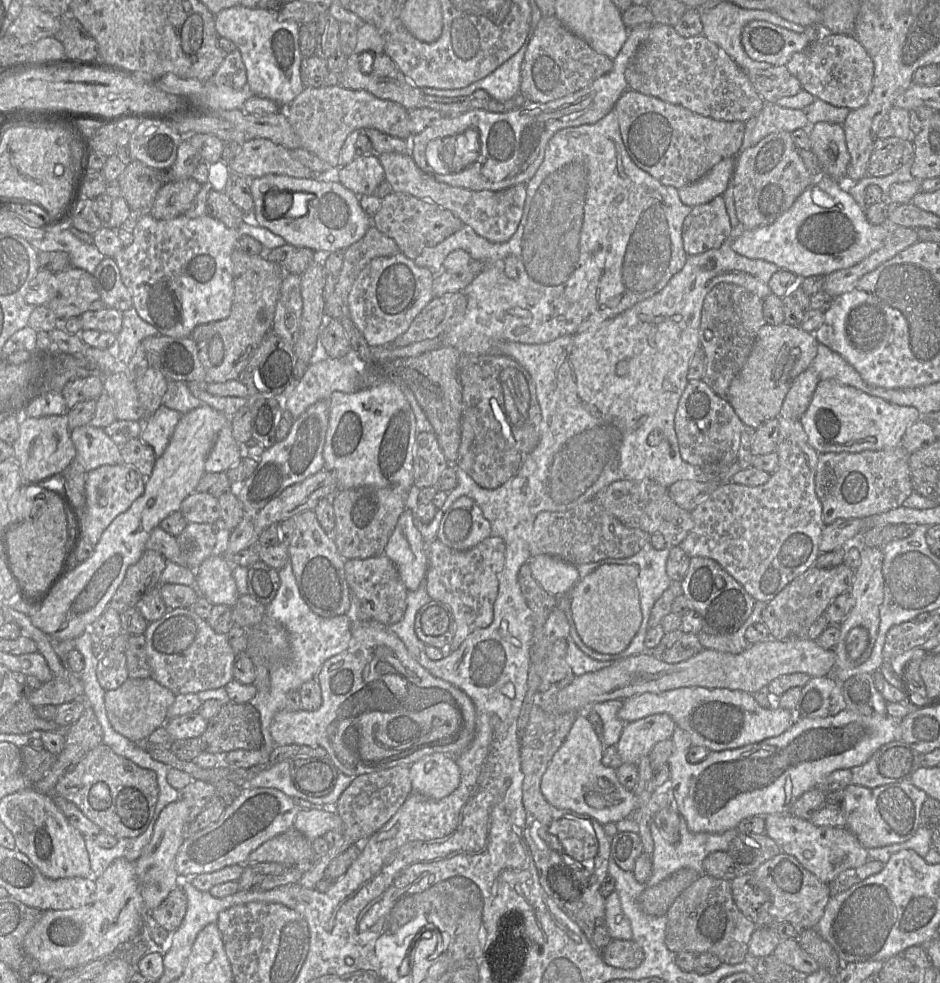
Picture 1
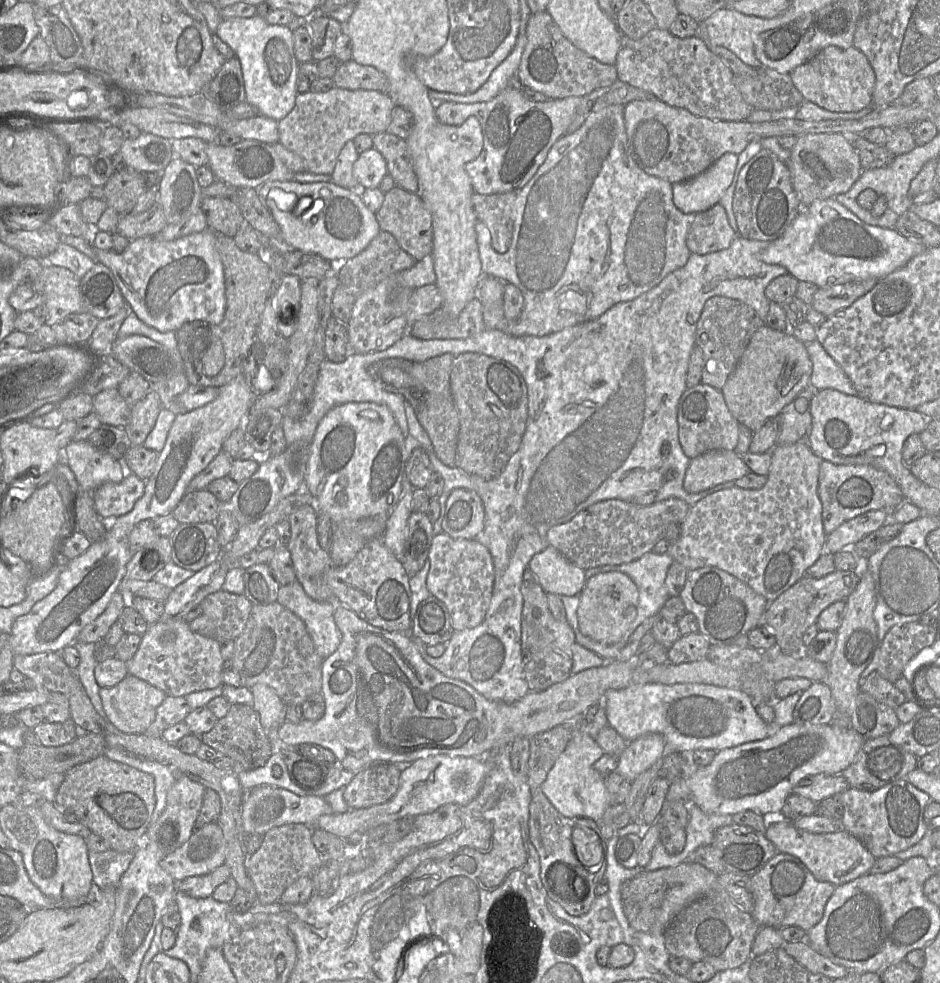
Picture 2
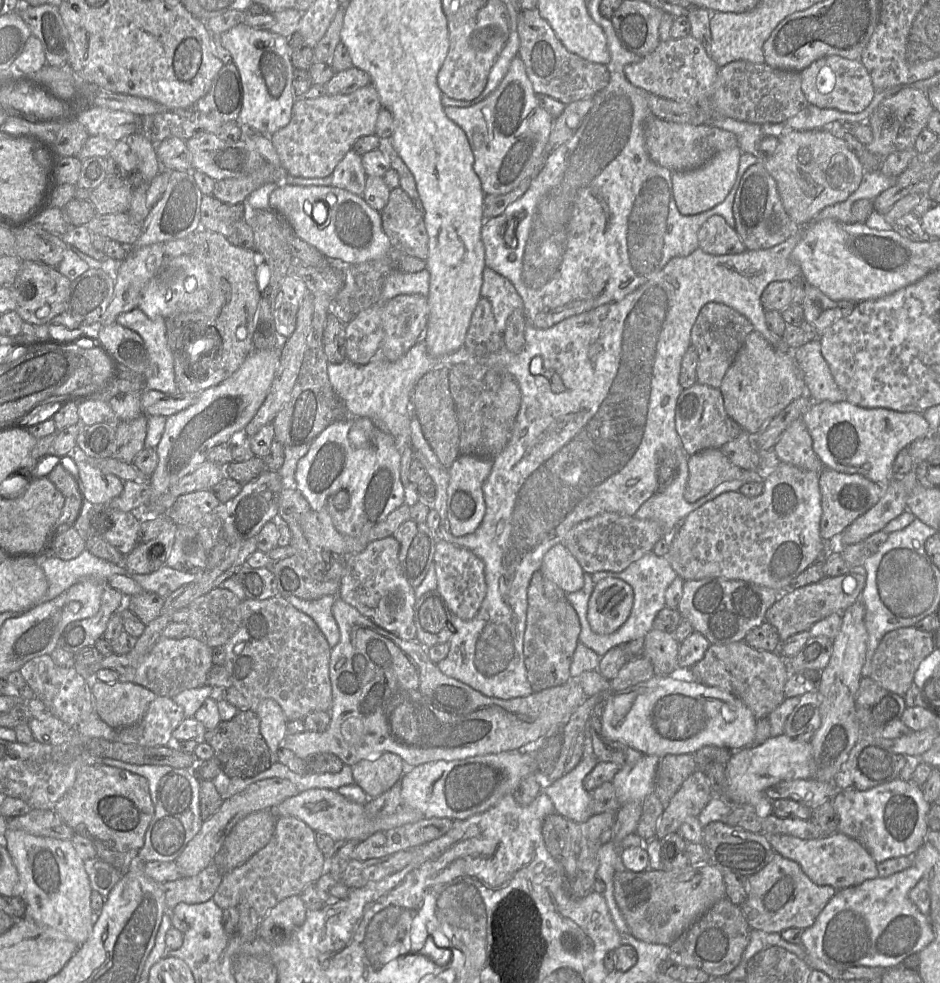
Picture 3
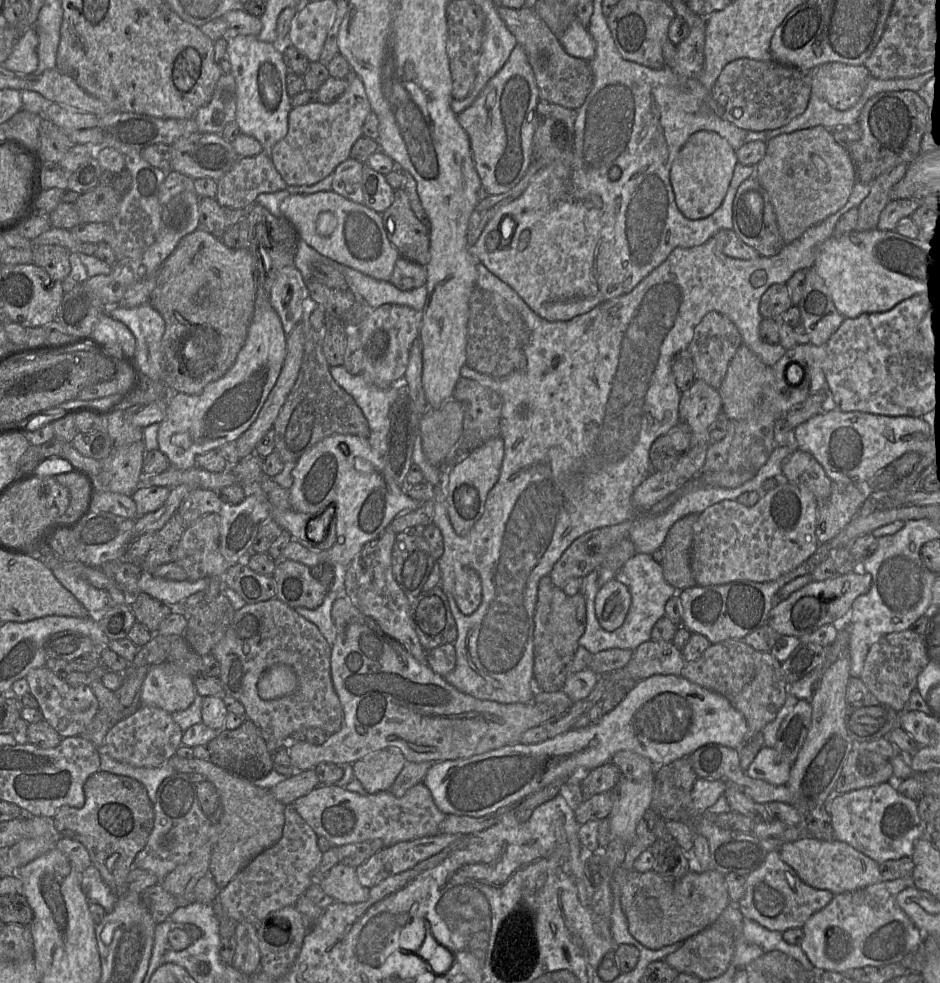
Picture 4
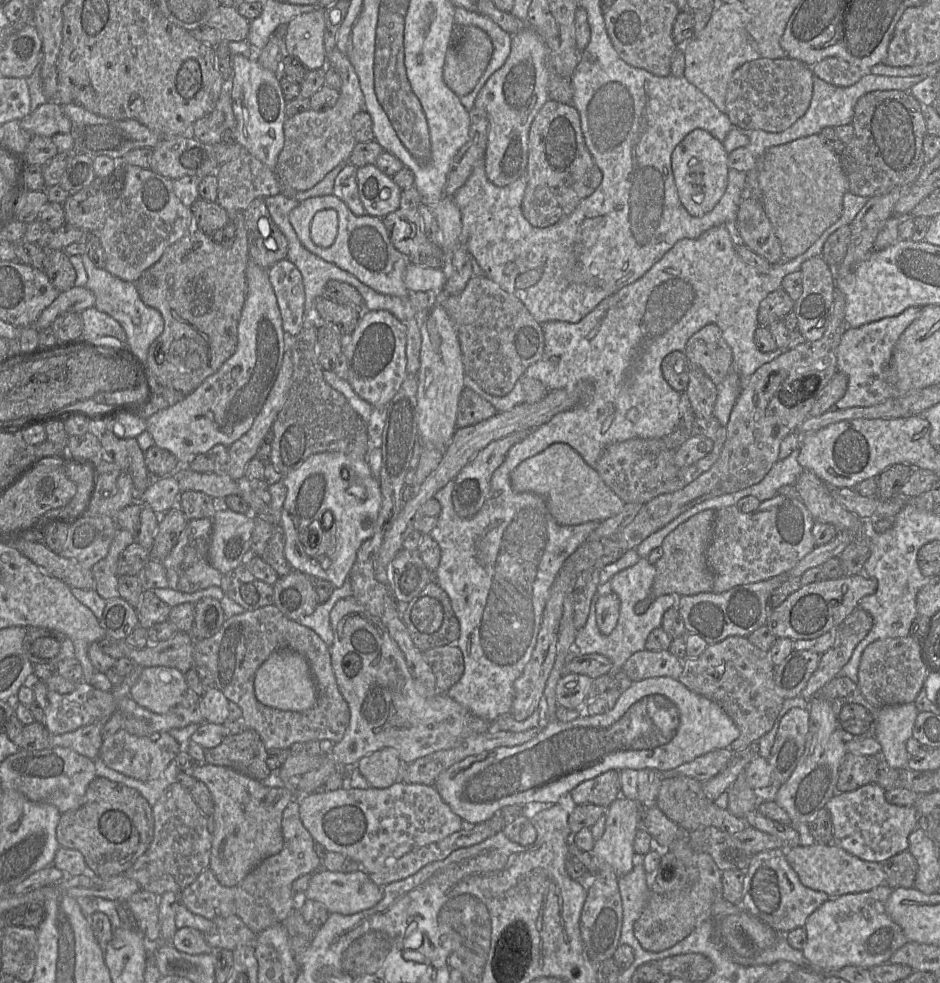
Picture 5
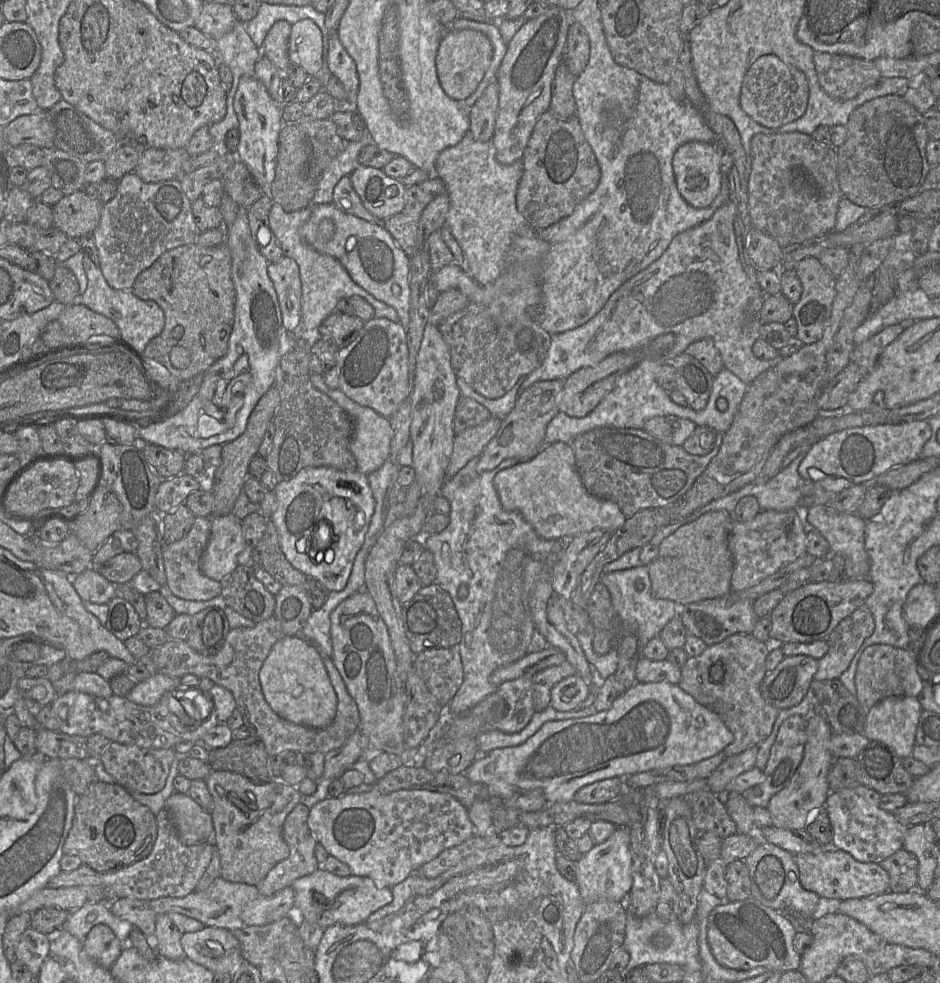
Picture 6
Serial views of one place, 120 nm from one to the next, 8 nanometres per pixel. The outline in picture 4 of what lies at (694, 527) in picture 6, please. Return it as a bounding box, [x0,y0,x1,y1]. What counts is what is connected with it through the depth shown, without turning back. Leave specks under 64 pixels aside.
[661,514,698,591]

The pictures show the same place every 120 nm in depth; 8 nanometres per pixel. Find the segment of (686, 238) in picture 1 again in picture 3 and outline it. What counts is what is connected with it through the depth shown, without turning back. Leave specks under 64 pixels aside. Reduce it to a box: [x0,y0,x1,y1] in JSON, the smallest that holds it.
[698,215,746,255]

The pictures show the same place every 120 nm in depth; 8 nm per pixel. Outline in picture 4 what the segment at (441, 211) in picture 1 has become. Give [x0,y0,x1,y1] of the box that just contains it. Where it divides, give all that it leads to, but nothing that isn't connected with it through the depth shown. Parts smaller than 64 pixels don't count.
[381,188,430,266]

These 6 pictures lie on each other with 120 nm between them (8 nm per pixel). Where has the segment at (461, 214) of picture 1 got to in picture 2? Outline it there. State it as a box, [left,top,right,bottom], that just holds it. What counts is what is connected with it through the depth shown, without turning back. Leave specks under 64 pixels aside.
[471,191,517,253]

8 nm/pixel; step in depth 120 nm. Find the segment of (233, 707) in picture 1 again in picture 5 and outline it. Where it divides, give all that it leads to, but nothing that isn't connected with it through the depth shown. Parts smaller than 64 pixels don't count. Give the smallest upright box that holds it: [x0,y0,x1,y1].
[205,728,271,780]

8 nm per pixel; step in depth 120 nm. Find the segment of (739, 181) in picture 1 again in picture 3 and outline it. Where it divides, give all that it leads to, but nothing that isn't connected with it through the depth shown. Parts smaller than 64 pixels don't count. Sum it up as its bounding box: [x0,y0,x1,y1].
[733,160,805,250]

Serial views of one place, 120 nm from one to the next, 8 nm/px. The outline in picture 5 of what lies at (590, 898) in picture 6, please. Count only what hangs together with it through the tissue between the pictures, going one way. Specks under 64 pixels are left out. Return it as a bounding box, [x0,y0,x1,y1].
[592,797,640,876]

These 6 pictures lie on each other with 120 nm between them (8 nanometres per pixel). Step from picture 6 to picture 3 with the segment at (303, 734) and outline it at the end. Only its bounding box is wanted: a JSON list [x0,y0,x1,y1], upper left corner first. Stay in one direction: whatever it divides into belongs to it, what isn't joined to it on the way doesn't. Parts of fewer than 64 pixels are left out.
[223,597,332,722]

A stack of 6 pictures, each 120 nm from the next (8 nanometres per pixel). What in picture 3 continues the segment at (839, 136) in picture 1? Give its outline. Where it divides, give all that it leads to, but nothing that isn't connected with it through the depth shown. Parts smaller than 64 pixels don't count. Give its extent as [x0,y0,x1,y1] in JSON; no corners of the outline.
[764,129,864,226]

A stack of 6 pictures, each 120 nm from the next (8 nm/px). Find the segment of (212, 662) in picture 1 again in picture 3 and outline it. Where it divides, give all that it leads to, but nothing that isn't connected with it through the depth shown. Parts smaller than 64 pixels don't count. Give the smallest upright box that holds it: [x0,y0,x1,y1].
[87,636,213,698]

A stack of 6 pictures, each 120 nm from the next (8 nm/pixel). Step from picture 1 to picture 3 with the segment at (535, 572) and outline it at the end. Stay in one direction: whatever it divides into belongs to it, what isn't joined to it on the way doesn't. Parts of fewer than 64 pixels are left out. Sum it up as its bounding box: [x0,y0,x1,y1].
[540,543,585,594]

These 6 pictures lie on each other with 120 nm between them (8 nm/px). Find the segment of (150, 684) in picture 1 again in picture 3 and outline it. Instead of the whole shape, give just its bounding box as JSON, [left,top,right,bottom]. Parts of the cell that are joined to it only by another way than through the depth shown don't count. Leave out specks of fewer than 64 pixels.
[91,680,158,729]

